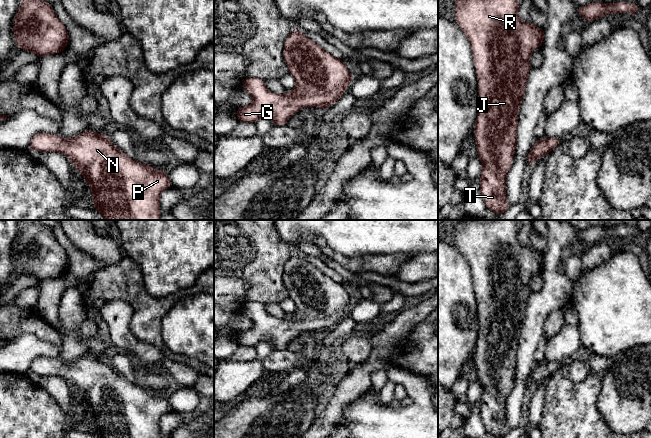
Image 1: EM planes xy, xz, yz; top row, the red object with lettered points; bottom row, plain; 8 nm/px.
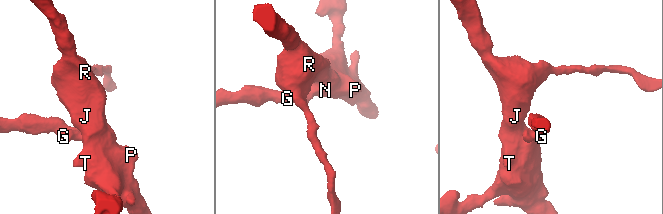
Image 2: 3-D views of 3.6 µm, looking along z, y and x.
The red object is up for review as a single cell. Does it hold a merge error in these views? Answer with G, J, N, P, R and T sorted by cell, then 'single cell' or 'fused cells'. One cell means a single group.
G J N P R T; single cell

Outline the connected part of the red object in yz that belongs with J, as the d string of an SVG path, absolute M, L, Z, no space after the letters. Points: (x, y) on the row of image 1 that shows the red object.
M456 0L454 5L455 22L467 37L474 59L478 81L479 106L473 128L477 156L481 161L480 192L486 208L498 217L505 213L511 204L506 197L506 175L509 172L517 145L518 115L525 96L528 74L532 67L532 52L542 47L546 29L539 29L533 21L524 23L518 16L520 0Z

